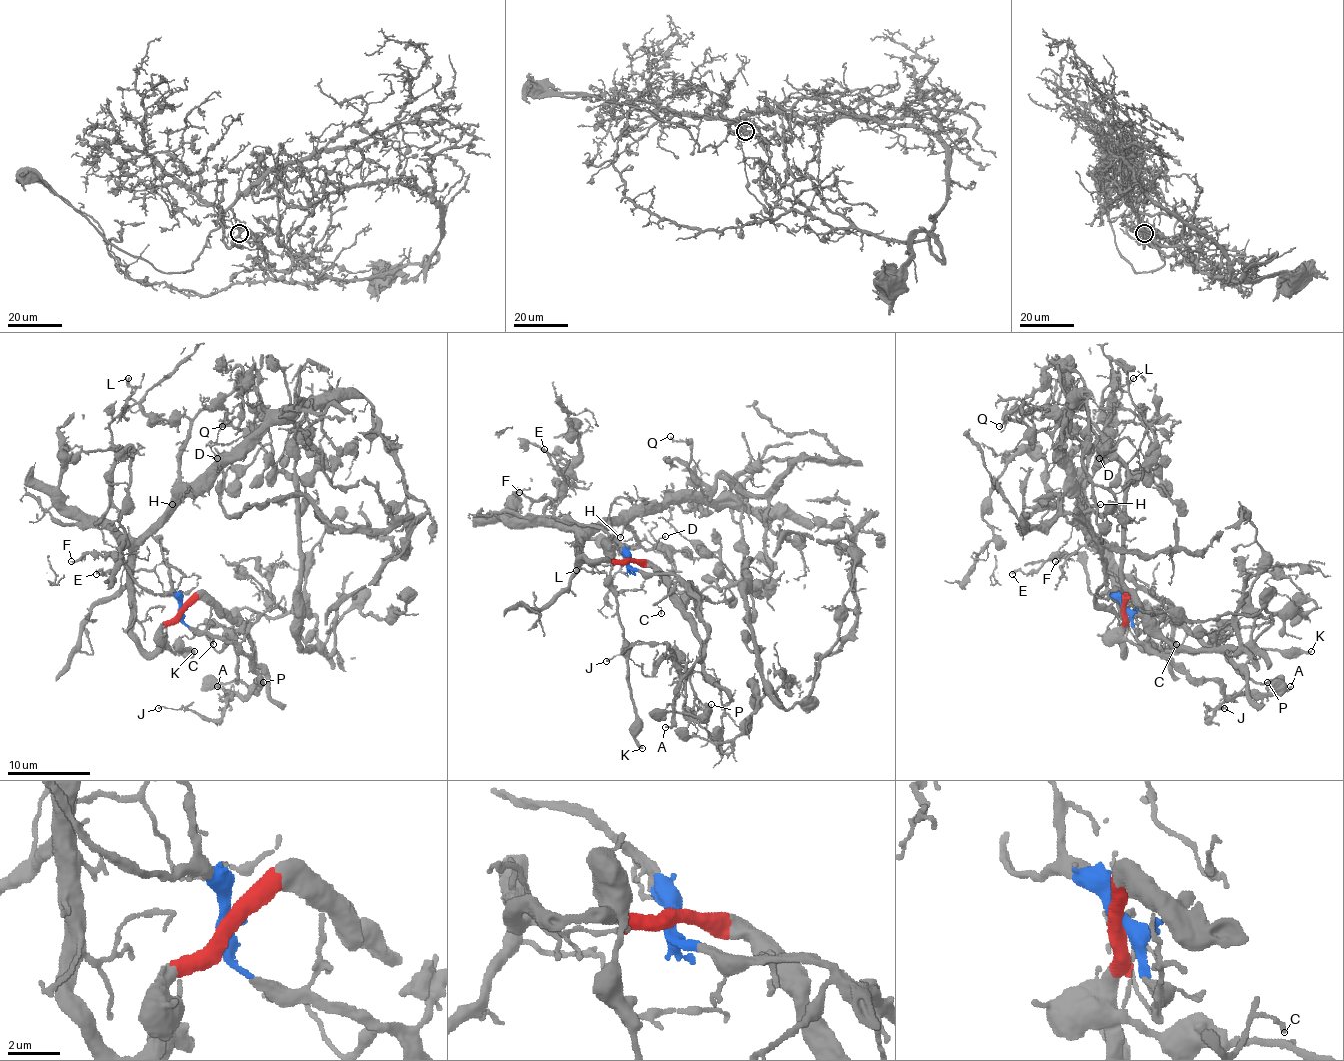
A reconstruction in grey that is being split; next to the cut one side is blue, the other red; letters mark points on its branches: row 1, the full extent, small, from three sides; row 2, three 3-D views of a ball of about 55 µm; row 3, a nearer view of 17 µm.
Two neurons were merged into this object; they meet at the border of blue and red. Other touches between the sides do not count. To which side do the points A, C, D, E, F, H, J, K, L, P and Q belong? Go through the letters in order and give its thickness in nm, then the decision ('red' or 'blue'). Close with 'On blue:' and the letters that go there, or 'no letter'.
A: calibre 200 nm; blue
C: calibre 130 nm; blue
D: calibre 150 nm; red
E: calibre 190 nm; blue
F: calibre 160 nm; blue
H: calibre 140 nm; red
J: calibre 110 nm; blue
K: calibre 240 nm; red
L: calibre 240 nm; red
P: calibre 300 nm; red
Q: calibre 180 nm; red
On blue: A, C, E, F, J

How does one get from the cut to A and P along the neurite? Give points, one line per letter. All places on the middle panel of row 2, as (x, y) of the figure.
A: (628, 562), (641, 572), (672, 572), (697, 599), (709, 628), (666, 728)
P: (628, 562), (612, 564), (610, 574), (624, 653), (645, 676), (680, 659), (684, 711), (701, 715), (711, 705)

